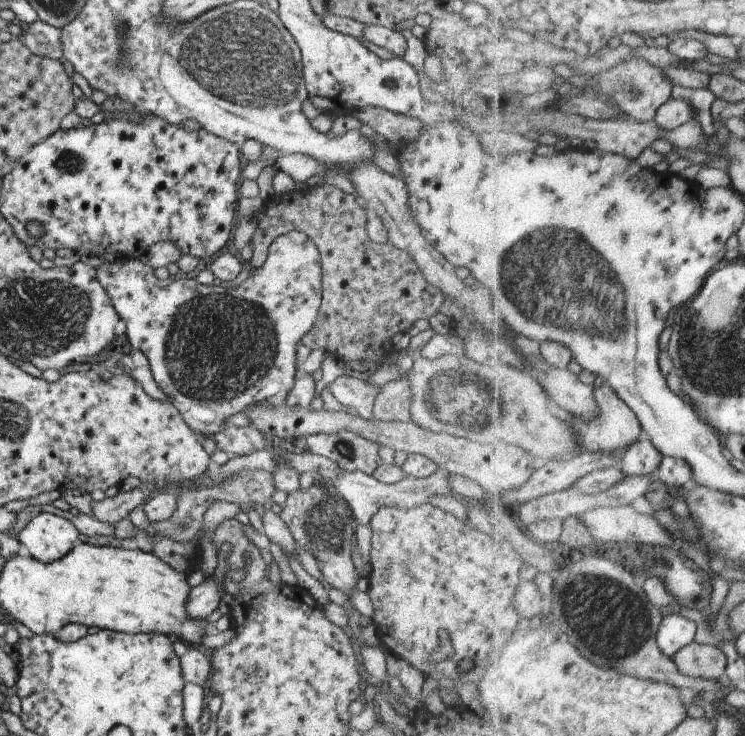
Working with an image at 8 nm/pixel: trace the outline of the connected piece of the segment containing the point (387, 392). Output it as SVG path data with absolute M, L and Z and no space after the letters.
M401 376L383 385L371 408L373 418L379 421L409 421L411 400L407 385L408 381Z

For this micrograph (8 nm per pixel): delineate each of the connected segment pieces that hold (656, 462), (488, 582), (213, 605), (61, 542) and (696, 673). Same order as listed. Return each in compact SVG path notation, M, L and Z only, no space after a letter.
M644 436L625 450L619 470L627 477L631 475L656 475L663 458L651 440Z
M421 503L409 509L397 506L381 507L368 521L370 529L369 574L367 576L367 595L373 605L373 616L370 622L383 648L389 652L399 652L399 656L421 656L429 653L437 644L437 632L447 630L453 646L453 664L461 660L469 660L475 669L481 666L483 674L483 658L489 648L499 646L505 648L521 626L520 614L515 612L516 590L522 584L521 556L505 544L501 538L493 540L493 536L480 534L471 521L462 522L453 514L435 508L429 503Z
M208 576L201 584L190 588L184 603L186 616L190 620L201 621L218 608L220 596L212 576Z
M40 513L31 518L15 538L27 548L33 559L49 563L72 550L72 542L77 534L75 526L69 520Z
M693 642L682 649L673 660L683 675L711 681L726 679L728 659L718 646Z

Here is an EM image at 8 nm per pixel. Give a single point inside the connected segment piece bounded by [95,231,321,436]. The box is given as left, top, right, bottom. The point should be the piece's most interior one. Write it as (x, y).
(213, 351)

